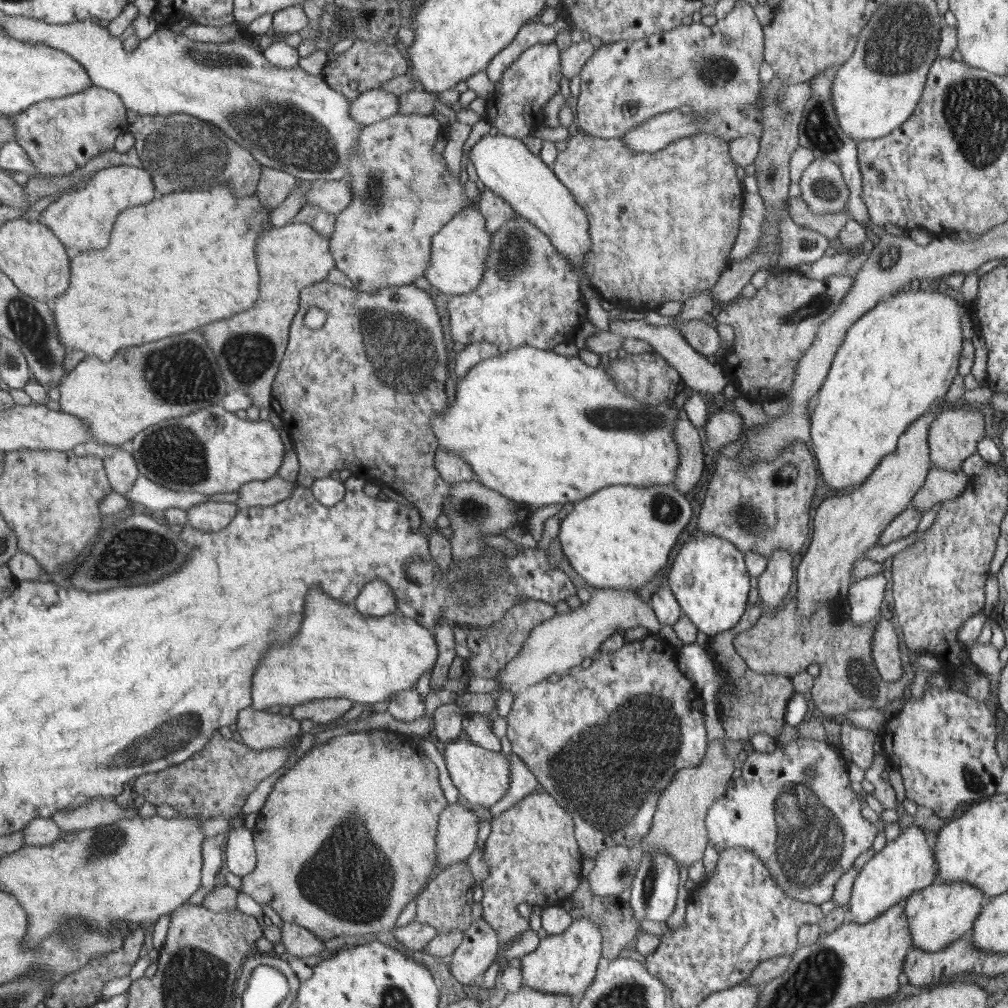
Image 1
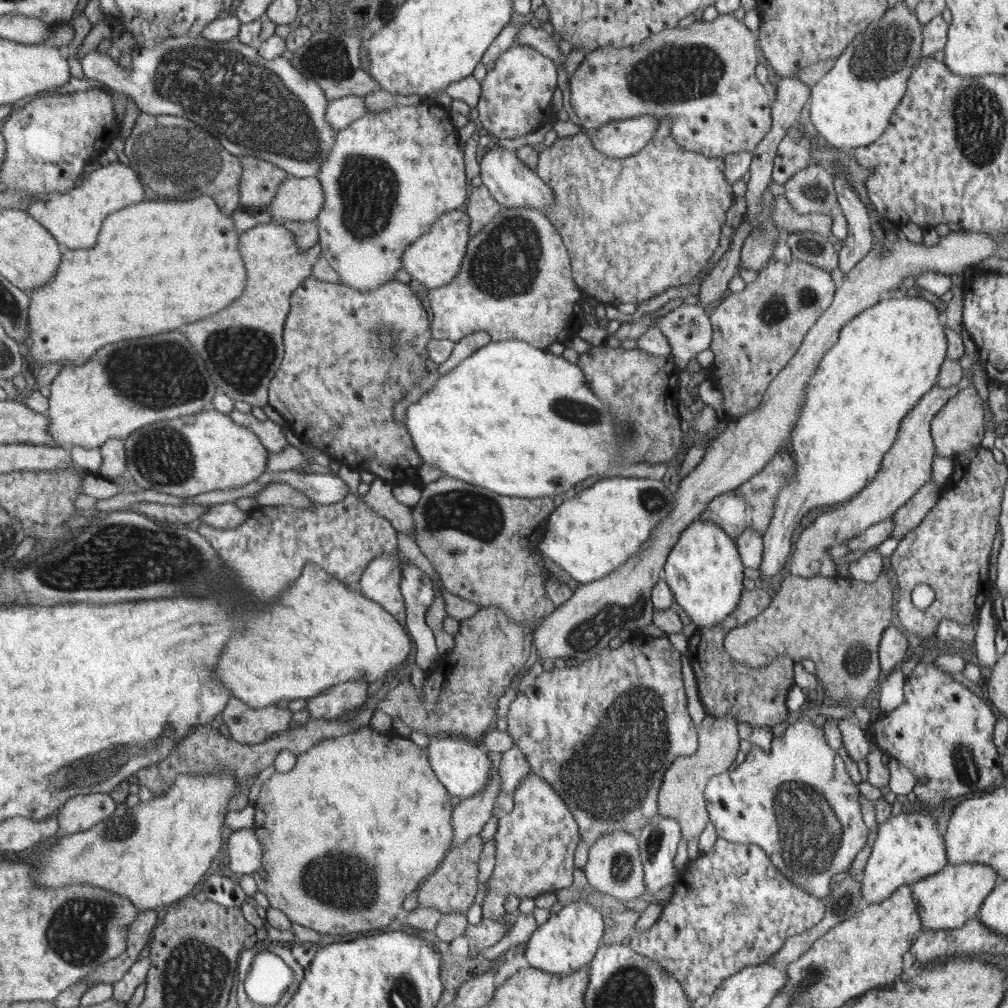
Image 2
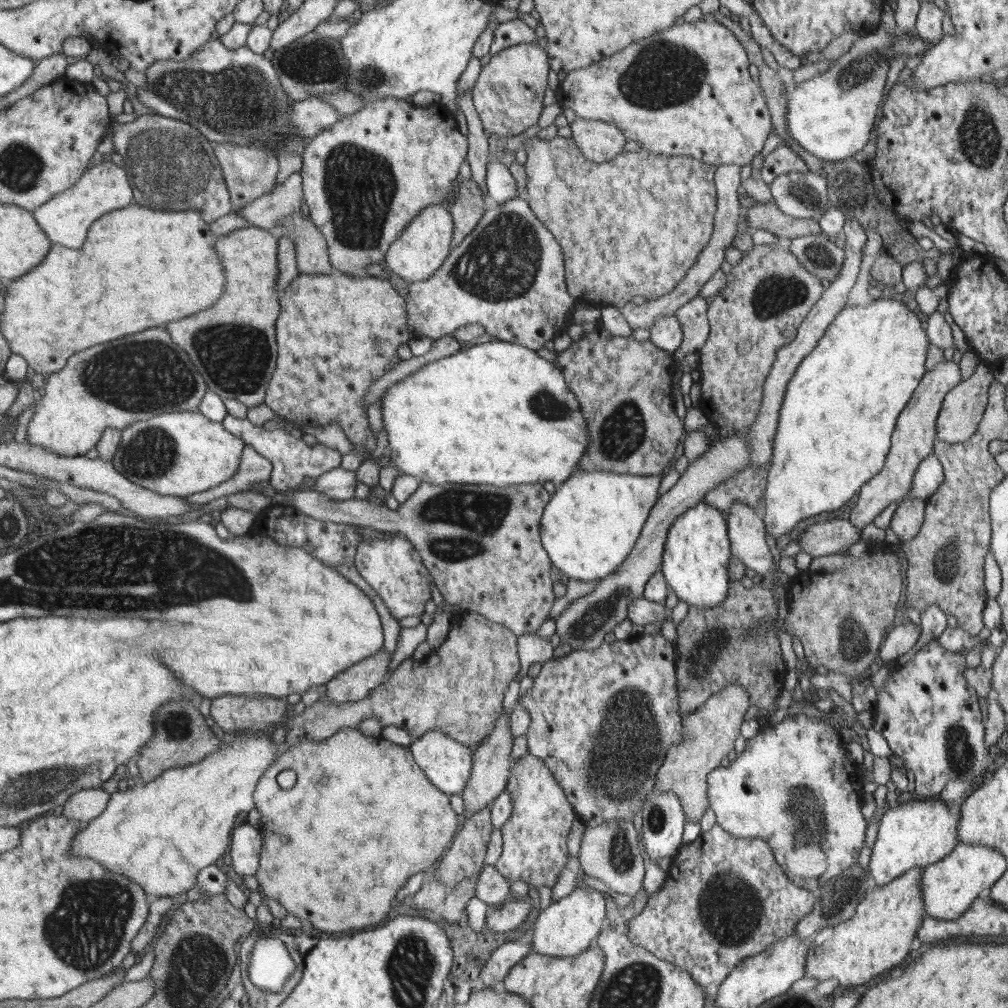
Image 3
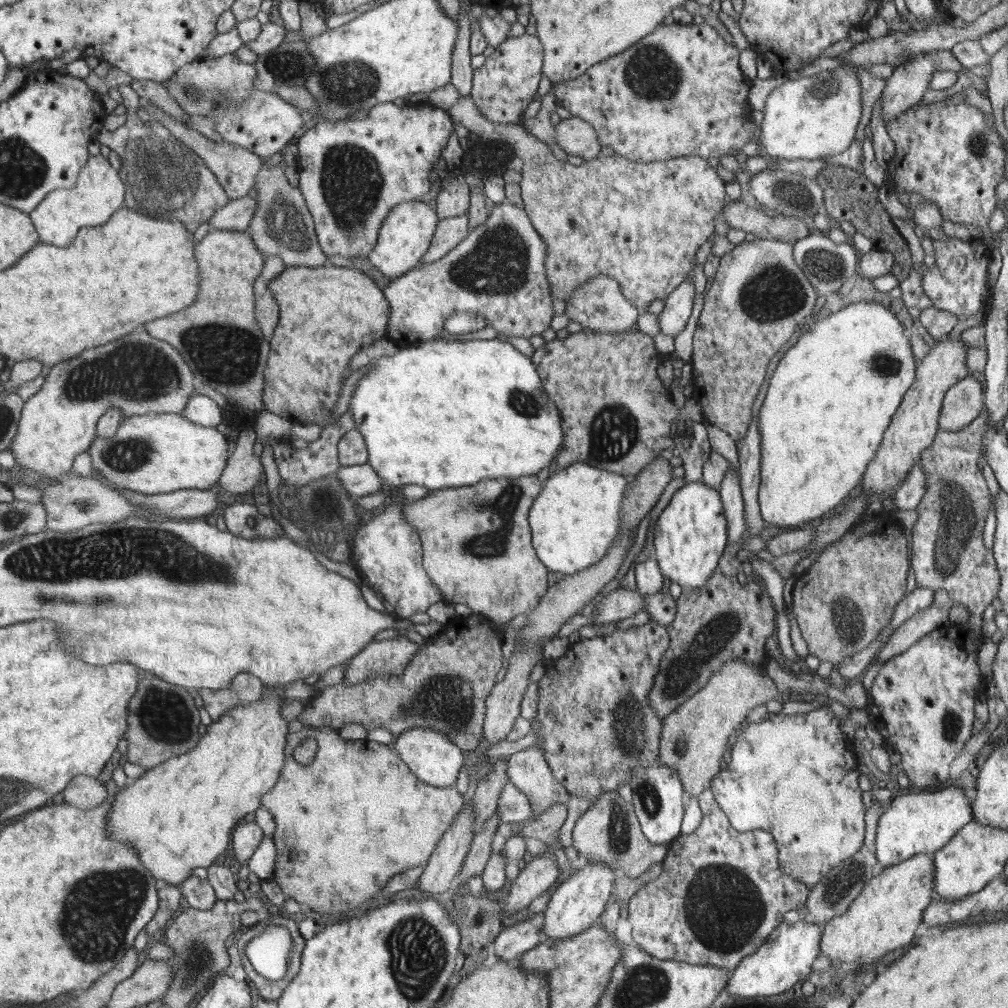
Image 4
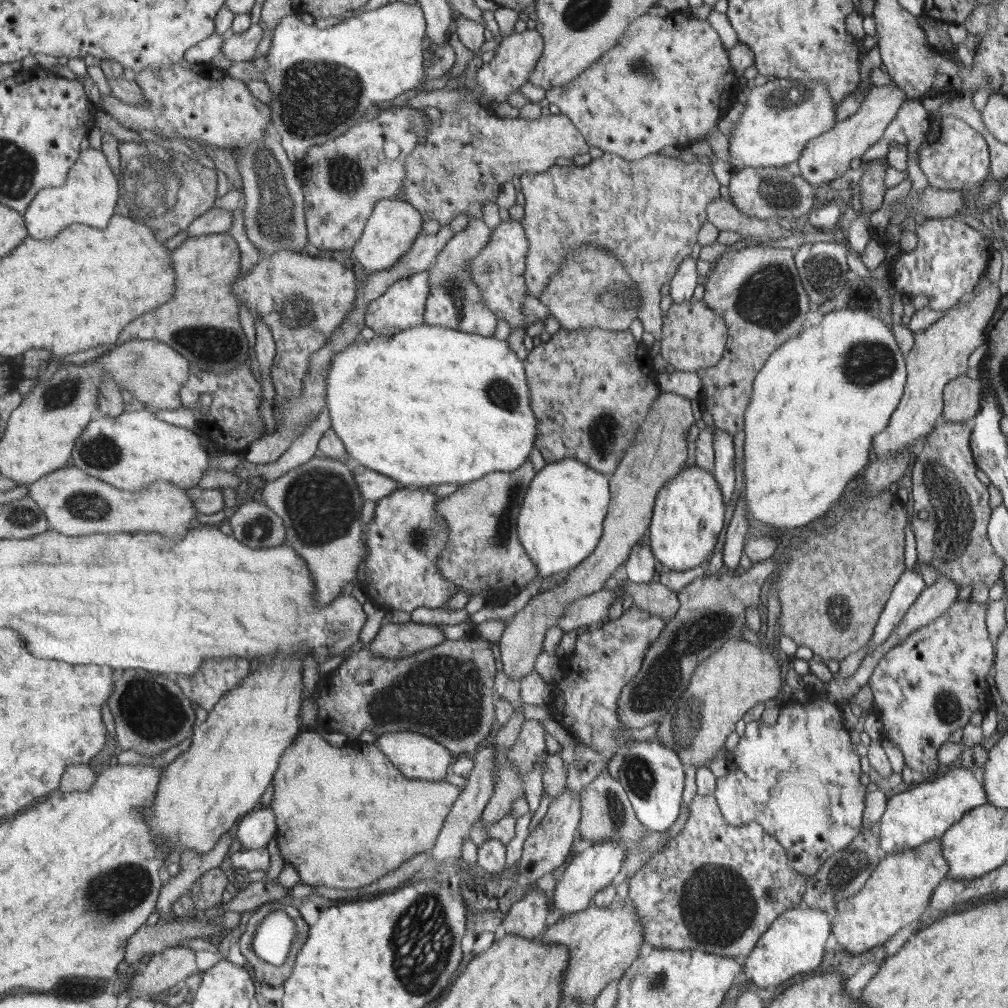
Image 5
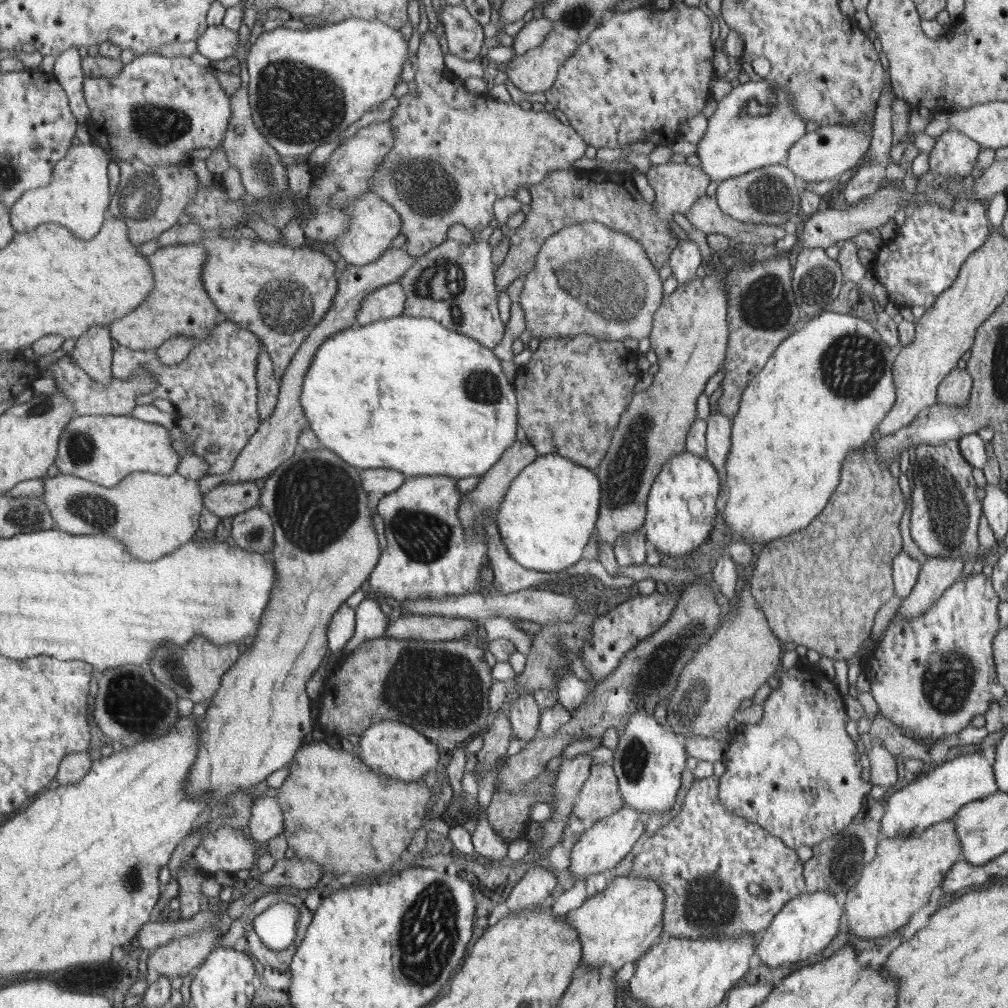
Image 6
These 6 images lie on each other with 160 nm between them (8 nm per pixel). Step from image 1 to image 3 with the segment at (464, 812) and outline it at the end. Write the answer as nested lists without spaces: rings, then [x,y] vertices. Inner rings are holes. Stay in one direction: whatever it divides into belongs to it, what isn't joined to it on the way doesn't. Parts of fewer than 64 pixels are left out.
[[[510,714],[498,717],[497,727],[494,732],[487,736],[481,745],[474,751],[473,775],[469,778],[469,784],[462,793],[464,800],[464,810],[468,816],[479,812],[493,802],[497,796],[501,795],[509,784],[509,775],[512,774],[512,750],[513,733],[510,722]]]

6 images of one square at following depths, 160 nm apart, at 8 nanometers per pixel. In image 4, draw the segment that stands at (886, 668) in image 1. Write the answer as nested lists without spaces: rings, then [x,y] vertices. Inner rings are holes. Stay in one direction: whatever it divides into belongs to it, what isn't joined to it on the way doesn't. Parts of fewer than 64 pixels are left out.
[[[931,603],[931,606],[924,611],[918,611],[915,616],[893,630],[876,660],[886,662],[892,657],[906,652],[908,648],[912,647],[912,644],[916,644],[929,632],[947,626],[949,612],[950,608],[939,608],[935,603]]]

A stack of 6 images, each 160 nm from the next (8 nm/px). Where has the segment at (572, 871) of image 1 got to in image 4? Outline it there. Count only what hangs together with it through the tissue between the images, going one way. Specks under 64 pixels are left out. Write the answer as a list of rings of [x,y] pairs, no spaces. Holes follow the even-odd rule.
[[[538,746],[512,754],[507,763],[507,777],[527,796],[532,809],[530,818],[520,823],[538,818],[557,802],[567,805],[568,792],[553,775],[544,749]]]

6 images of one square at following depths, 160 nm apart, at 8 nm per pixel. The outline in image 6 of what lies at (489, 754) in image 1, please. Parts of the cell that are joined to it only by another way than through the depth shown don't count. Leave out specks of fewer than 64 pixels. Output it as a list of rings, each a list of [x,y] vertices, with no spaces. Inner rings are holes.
[[[382,721],[370,724],[370,727],[360,736],[360,748],[362,748],[362,752],[359,753],[361,759],[374,772],[409,783],[420,781],[420,778],[424,778],[430,770],[435,770],[438,762],[440,762],[438,748],[432,742],[428,742],[428,738],[426,738],[424,733],[418,732],[417,729],[412,728],[410,725],[396,723],[394,721]]]

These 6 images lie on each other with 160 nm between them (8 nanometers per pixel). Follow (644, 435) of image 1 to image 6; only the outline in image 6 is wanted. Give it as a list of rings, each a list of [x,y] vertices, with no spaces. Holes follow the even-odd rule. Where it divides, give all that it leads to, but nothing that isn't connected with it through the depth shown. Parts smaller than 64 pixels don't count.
[[[395,316],[386,320],[377,320],[366,326],[354,326],[337,332],[326,339],[314,355],[313,364],[305,374],[302,387],[301,403],[306,418],[321,442],[322,446],[342,456],[354,468],[374,469],[390,468],[404,474],[407,478],[414,476],[450,476],[456,479],[485,475],[501,459],[501,456],[516,442],[516,389],[508,382],[501,360],[493,349],[486,348],[474,337],[456,333],[447,329],[439,321],[426,316]]]

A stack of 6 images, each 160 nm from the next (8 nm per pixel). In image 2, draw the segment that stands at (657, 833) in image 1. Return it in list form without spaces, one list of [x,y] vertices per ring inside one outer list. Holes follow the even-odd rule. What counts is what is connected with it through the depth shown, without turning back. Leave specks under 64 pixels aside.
[[[731,713],[716,717],[713,727],[705,730],[698,728],[699,747],[692,756],[679,756],[664,773],[663,781],[657,796],[659,814],[678,821],[681,838],[692,840],[698,838],[709,823],[704,791],[710,777],[726,772],[736,760],[739,750],[738,721]]]

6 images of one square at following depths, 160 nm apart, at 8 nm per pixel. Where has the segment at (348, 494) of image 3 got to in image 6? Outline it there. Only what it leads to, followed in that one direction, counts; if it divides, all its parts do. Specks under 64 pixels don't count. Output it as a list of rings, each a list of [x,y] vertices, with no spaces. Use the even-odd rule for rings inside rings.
[[[390,468],[364,469],[361,477],[366,492],[369,492],[376,502],[383,496],[397,491],[407,478],[401,472]]]

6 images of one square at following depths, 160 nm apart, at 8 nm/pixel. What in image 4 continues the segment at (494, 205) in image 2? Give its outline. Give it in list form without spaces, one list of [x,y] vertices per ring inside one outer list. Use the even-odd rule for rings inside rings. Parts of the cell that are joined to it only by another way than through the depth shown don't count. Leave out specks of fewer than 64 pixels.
[[[469,212],[440,220],[437,223],[430,249],[421,260],[422,264],[438,261],[443,256],[449,255],[466,239],[470,231]]]

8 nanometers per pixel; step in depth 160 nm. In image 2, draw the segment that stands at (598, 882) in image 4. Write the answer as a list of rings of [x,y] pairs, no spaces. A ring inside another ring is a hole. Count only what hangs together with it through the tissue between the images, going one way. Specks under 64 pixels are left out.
[[[572,901],[552,914],[546,923],[538,926],[525,946],[529,966],[554,974],[572,974],[588,966],[598,950],[604,932],[602,912],[586,901]]]

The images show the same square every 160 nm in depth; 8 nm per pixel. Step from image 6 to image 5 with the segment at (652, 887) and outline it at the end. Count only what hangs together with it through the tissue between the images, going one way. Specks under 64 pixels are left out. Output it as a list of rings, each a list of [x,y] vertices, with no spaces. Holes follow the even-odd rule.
[[[617,899],[610,906],[598,908],[591,902],[585,911],[576,912],[569,918],[560,918],[554,925],[547,926],[544,932],[540,933],[535,940],[547,942],[547,944],[565,944],[570,952],[570,964],[564,974],[565,999],[584,1000],[588,1004],[594,1003],[598,995],[612,980],[618,980],[625,974],[626,970],[634,964],[634,960],[645,952],[644,946],[644,924],[641,924],[640,916],[637,915],[636,905],[628,899],[622,901]]]

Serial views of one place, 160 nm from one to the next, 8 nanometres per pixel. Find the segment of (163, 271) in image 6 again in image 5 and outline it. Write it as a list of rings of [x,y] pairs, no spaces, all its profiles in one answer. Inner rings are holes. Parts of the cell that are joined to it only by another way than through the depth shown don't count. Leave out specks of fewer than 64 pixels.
[[[229,233],[189,238],[173,251],[173,267],[177,272],[177,286],[173,298],[134,320],[134,324],[130,324],[114,342],[115,346],[134,339],[156,339],[171,345],[189,360],[190,366],[204,369],[205,372],[229,374],[244,364],[251,354],[255,354],[255,346],[250,344],[240,324],[240,304],[233,291],[233,284],[241,274],[240,250],[236,240]]]

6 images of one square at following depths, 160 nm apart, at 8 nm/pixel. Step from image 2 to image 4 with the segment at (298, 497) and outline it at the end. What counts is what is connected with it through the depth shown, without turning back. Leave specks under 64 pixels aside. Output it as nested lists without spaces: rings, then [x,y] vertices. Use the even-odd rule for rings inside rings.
[[[537,475],[496,481],[486,478],[469,487],[431,491],[424,498],[404,505],[405,520],[421,535],[425,571],[441,590],[443,602],[466,604],[471,612],[486,616],[499,625],[537,608],[542,597],[550,591],[550,568],[541,561],[537,549],[533,547],[533,533],[529,523],[529,512],[541,494],[542,487]]]

